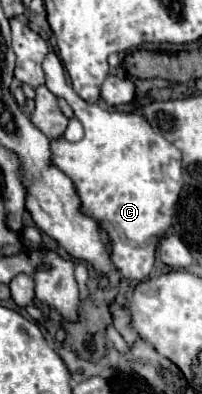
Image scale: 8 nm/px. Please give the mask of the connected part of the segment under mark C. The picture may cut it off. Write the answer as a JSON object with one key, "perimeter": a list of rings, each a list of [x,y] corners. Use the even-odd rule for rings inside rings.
{"perimeter":[[[54,51],[46,55],[42,67],[46,73],[46,87],[56,97],[64,97],[68,101],[68,105],[74,109],[74,115],[82,121],[84,131],[86,131],[84,139],[78,143],[68,143],[66,139],[50,141],[50,151],[52,151],[50,161],[72,179],[76,193],[80,197],[82,213],[94,219],[106,231],[110,247],[112,247],[112,261],[120,269],[122,277],[130,281],[144,281],[144,277],[148,277],[154,267],[156,245],[172,225],[174,207],[180,197],[180,189],[184,185],[182,165],[180,165],[182,155],[170,141],[166,140],[164,133],[152,129],[142,115],[106,111],[104,107],[98,107],[94,103],[86,103],[84,99],[80,99],[74,93],[74,89],[66,83],[64,67]]]}

